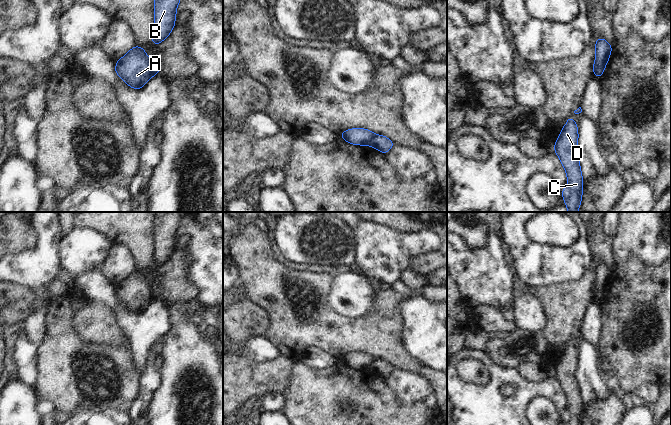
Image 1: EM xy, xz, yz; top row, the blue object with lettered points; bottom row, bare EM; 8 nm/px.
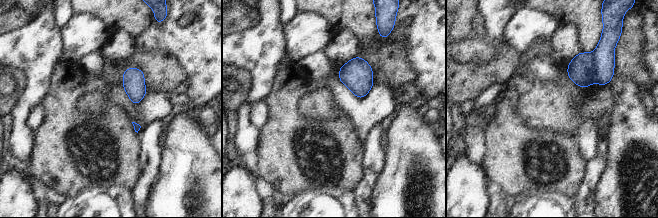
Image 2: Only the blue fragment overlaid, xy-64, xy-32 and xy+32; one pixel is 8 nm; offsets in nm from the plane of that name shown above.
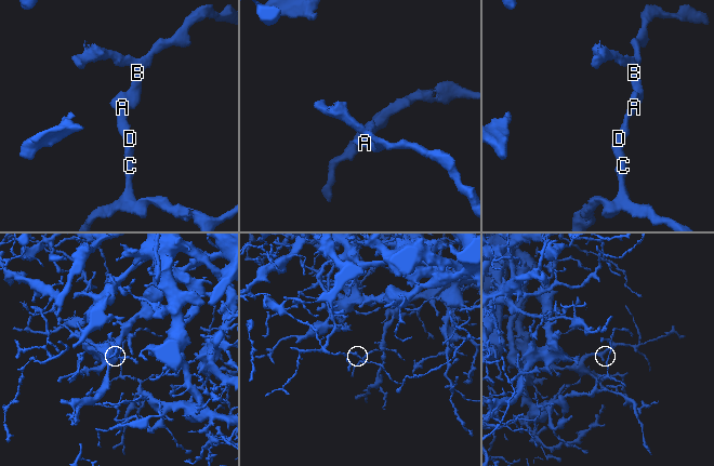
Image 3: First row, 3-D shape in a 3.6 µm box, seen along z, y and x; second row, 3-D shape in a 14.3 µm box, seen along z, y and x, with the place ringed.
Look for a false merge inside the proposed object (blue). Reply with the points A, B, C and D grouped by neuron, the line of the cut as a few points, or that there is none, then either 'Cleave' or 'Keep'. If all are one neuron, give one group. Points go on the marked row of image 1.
Groups: A C D / B. Split along xy (149, 60), (149, 72), (151, 75). Cleave

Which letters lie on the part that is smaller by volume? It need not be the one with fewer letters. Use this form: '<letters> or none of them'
B

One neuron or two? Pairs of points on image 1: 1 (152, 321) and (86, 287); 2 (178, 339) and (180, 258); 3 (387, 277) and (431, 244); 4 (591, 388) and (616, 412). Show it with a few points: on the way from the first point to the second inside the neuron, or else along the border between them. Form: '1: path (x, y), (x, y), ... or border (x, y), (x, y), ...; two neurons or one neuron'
1: path (136, 321), (129, 321), (102, 294); one neuron
2: border (181, 301), (170, 301), (166, 305); two neurons
3: path (393, 264), (412, 244), (418, 243); one neuron
4: border (607, 383), (607, 394), (583, 407); two neurons

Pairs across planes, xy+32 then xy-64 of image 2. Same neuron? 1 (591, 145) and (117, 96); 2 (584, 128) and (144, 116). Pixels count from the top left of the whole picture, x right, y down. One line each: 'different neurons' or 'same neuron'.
1: same neuron
2: same neuron

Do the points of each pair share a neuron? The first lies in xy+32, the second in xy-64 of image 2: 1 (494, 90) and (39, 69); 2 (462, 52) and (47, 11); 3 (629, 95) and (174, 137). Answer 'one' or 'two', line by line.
1: two
2: one
3: one

